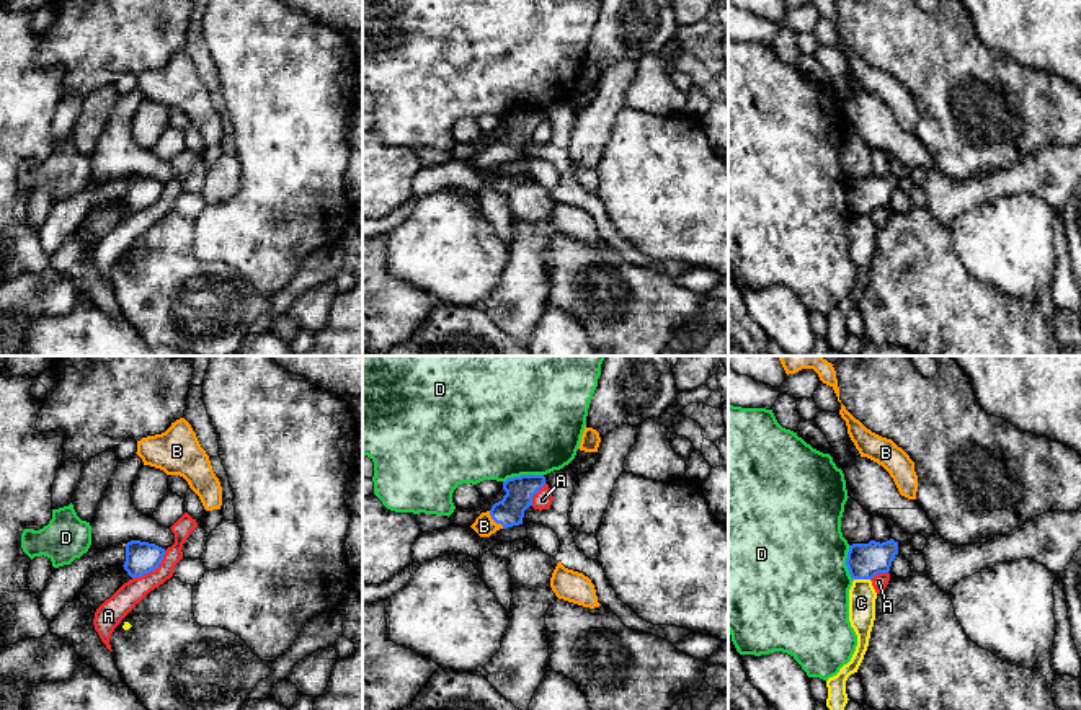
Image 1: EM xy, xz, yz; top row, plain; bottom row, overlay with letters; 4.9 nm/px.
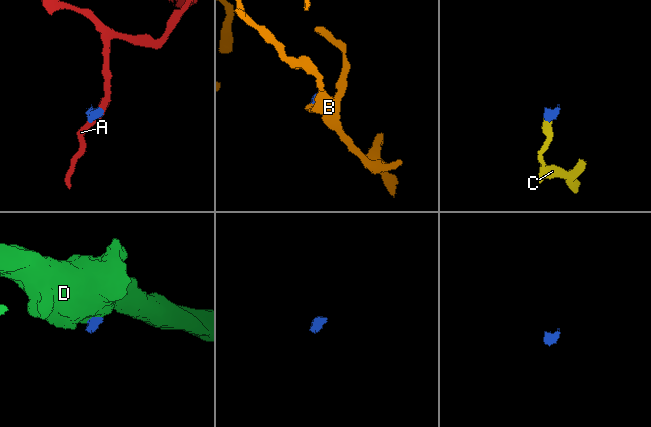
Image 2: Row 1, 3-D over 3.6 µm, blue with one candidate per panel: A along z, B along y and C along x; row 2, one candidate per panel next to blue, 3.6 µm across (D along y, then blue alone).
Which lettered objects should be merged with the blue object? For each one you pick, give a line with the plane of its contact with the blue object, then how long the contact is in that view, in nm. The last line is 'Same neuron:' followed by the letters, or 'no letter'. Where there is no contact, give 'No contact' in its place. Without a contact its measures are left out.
B: Touches blue in xz. Shared border 120 nm
Same neuron: B

